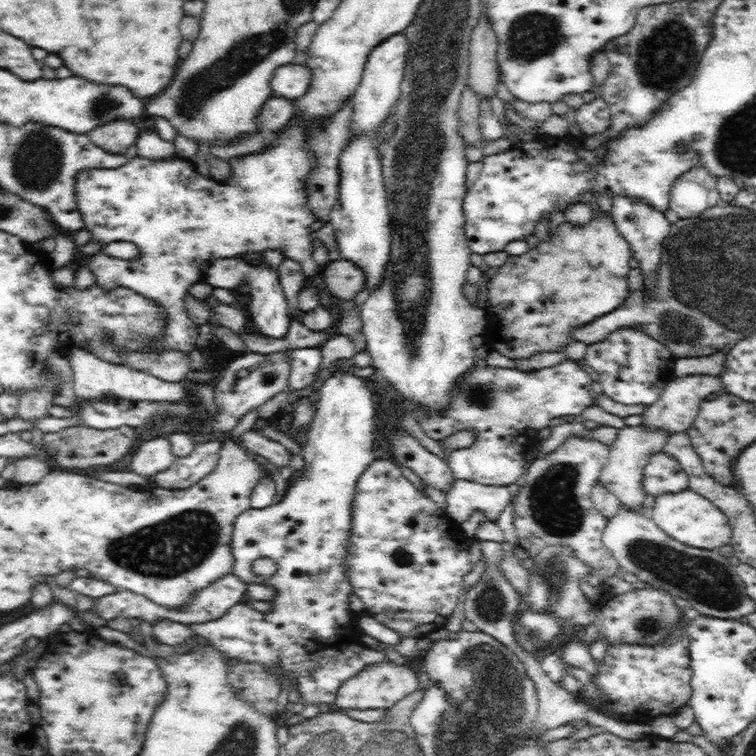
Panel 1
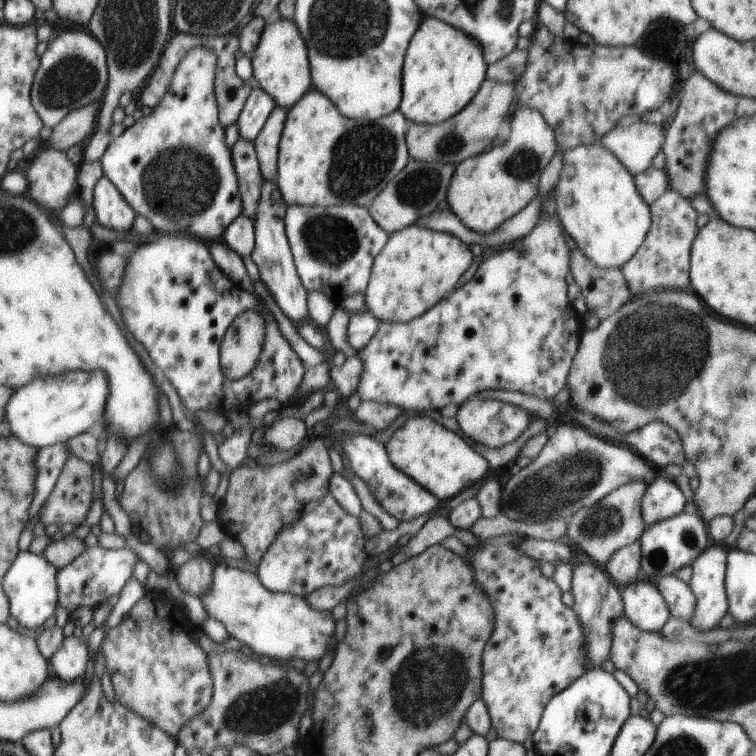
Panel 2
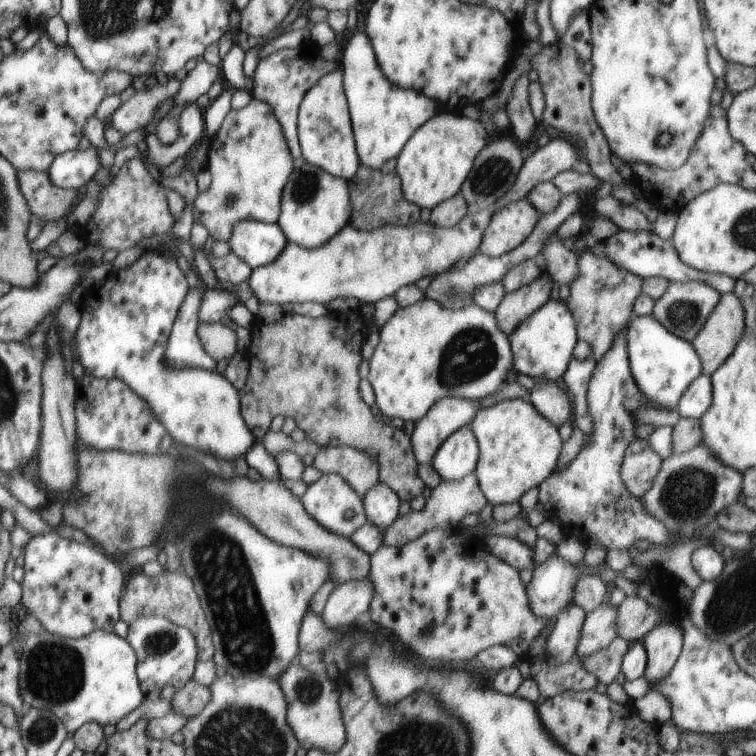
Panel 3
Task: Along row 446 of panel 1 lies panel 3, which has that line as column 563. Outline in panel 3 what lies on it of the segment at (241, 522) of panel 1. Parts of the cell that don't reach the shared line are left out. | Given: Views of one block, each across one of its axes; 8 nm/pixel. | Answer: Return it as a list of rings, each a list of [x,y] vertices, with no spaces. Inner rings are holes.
[[[550,298],[509,334],[513,367],[536,382],[561,382],[578,340],[577,324],[566,302]]]

